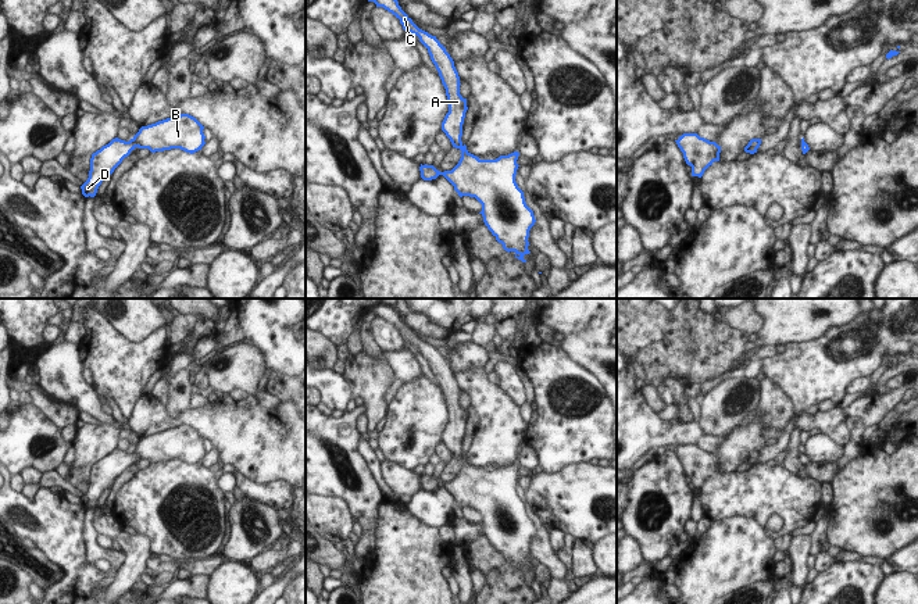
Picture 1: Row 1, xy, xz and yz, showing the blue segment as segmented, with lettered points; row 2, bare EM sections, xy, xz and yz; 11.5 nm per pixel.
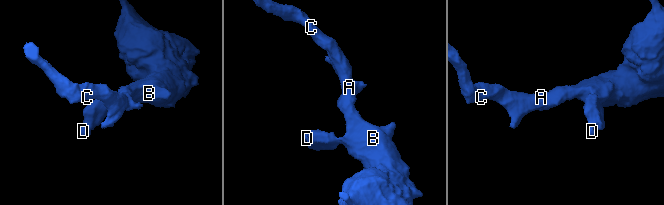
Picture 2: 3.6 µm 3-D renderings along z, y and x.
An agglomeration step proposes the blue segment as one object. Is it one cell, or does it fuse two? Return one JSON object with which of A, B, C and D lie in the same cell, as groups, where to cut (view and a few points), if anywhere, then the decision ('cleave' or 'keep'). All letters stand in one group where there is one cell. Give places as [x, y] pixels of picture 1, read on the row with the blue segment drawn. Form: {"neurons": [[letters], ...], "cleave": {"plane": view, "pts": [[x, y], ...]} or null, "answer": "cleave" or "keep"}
{"neurons": [["A", "B", "C", "D"]], "cleave": null, "answer": "keep"}

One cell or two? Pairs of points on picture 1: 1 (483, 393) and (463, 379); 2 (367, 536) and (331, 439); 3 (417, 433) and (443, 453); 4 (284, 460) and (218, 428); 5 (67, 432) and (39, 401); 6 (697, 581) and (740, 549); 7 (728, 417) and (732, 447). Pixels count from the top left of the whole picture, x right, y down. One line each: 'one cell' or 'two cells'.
1: one cell
2: two cells
3: two cells
4: one cell
5: two cells
6: one cell
7: two cells

